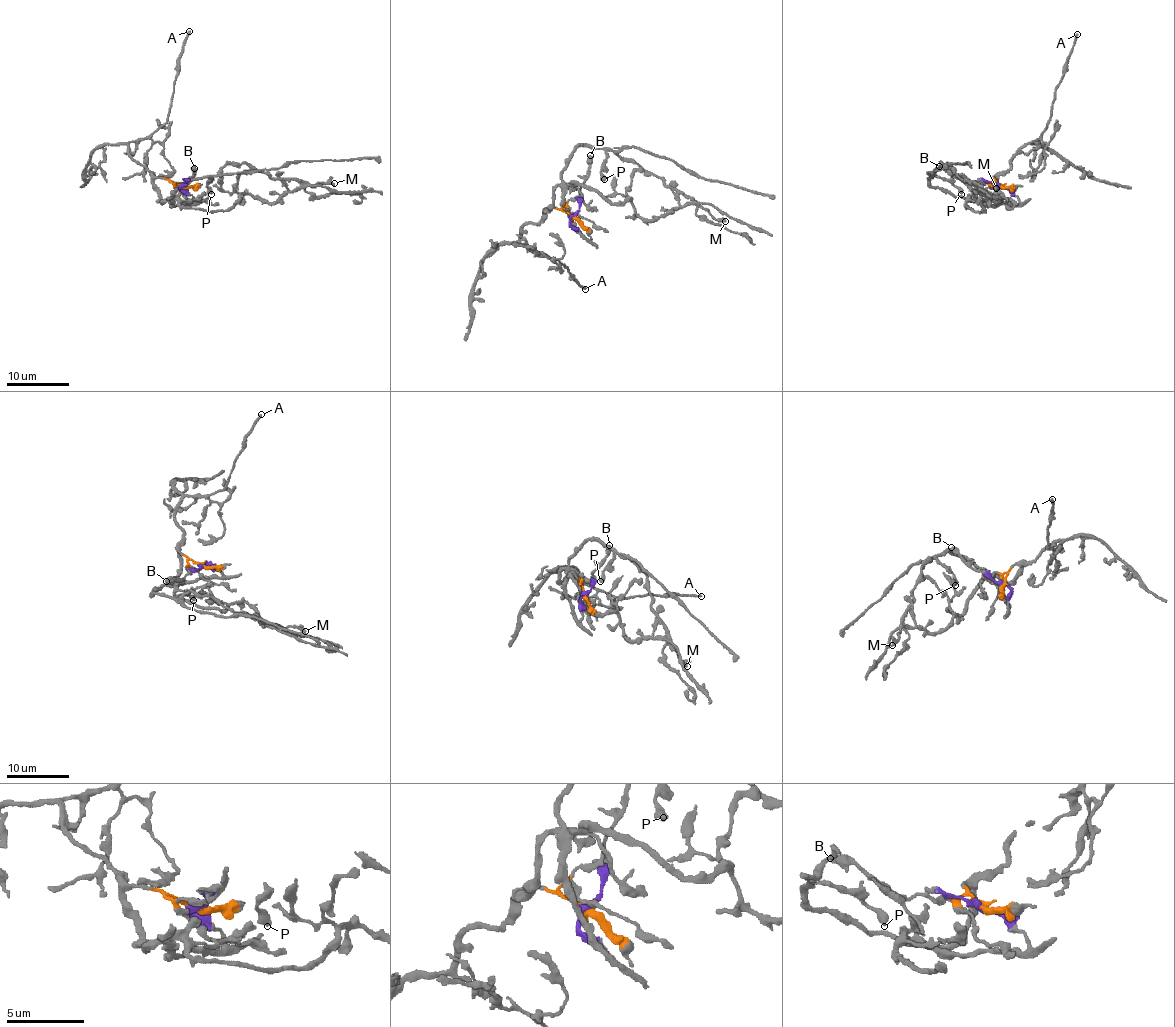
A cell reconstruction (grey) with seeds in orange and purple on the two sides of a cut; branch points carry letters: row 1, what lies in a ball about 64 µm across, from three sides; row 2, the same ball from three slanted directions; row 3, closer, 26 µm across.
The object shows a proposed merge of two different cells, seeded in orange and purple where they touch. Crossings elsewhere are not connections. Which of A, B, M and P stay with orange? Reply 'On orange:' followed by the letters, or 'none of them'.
On orange: A, B

